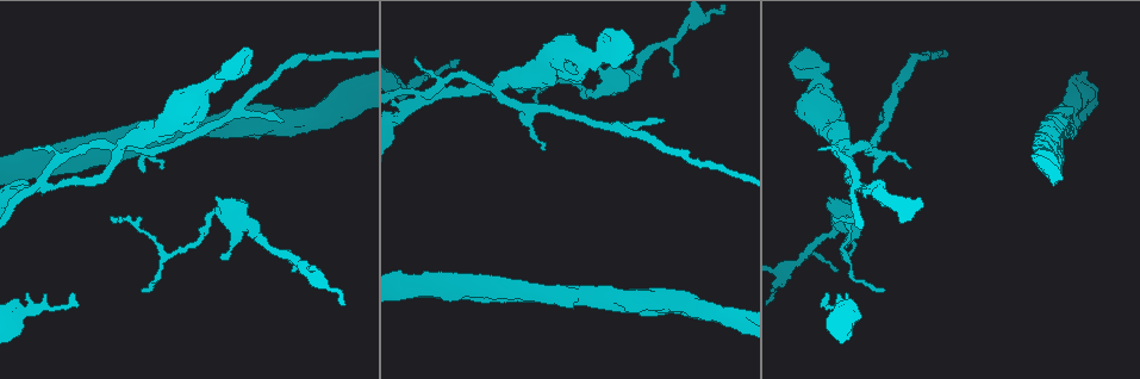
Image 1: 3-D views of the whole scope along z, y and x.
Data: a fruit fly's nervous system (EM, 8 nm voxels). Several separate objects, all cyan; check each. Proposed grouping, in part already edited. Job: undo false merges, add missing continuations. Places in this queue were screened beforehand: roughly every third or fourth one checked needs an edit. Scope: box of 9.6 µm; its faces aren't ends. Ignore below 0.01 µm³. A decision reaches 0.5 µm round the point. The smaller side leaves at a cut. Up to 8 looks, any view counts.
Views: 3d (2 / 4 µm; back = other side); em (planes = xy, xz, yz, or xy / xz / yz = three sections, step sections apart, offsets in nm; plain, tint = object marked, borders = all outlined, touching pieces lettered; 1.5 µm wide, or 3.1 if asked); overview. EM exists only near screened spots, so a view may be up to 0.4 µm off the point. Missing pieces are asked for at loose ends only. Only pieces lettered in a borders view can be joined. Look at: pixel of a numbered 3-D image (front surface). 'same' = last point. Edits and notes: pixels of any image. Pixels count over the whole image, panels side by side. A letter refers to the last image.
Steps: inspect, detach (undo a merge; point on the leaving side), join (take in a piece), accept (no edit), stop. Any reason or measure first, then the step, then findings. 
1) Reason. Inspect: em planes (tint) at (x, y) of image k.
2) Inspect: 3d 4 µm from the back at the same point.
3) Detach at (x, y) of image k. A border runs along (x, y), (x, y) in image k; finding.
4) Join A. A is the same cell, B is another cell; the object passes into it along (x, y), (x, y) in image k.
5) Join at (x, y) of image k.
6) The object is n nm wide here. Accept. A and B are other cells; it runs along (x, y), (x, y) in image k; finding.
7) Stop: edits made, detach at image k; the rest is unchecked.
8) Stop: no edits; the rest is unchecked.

An open end. Inspect: em planes (tint) at (494, 98) of image 1.

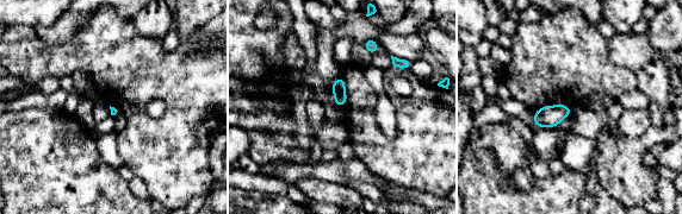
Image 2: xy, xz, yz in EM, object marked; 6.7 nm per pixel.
See the neighbours. Inspect: em planes (borders) at the same point.

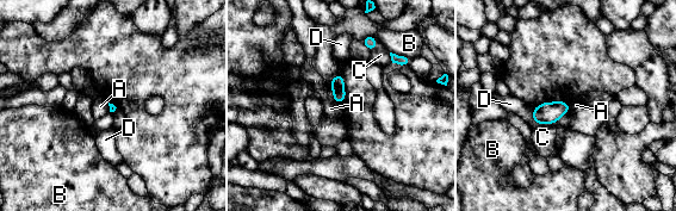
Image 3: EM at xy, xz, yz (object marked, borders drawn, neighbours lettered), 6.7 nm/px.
The longest contact is with D, 180 nm. Accept. A, B, C and D are other cells; none of them fits.

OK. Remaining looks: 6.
Inspect: em xy step 4 (borders) at (453, 66) of image 1.

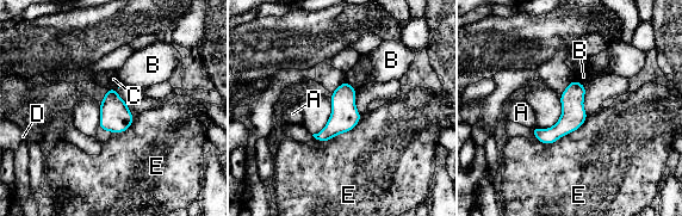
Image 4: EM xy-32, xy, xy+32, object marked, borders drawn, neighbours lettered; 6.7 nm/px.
Cut it another way. Inspect: em planes (borders) at the same point.

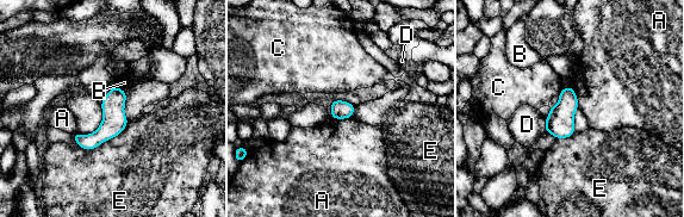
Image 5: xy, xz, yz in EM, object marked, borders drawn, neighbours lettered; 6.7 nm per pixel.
Accept. A, B, C, D and E are other cells; no lettered piece goes on from it.

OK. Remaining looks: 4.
An open end. Inspect: 3d 4 µm at (68, 144) of image 1.

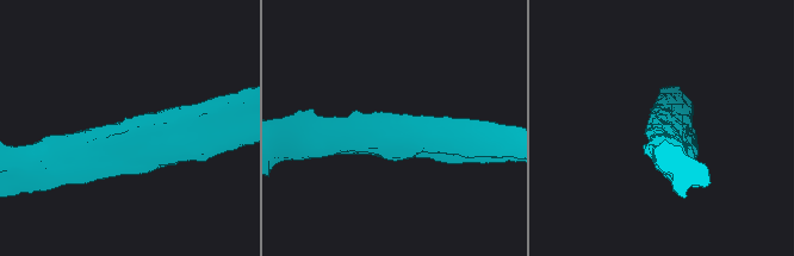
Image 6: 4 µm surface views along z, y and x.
Now the EM. Inspect: em xz step 4 (borders) at (392, 113) of image 6.

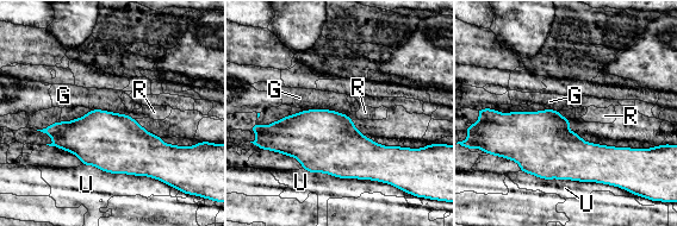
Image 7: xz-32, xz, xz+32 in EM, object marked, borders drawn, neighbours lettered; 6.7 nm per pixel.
Accept. G, R and U are other cells; no lettered piece goes on from it.

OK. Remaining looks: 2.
Stop: no edits; the rest is unchecked.

